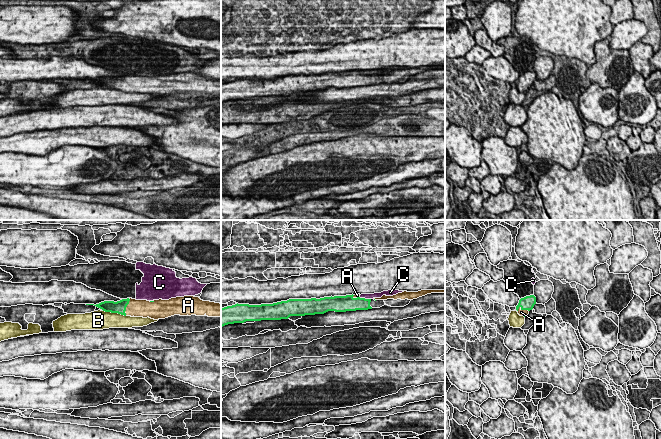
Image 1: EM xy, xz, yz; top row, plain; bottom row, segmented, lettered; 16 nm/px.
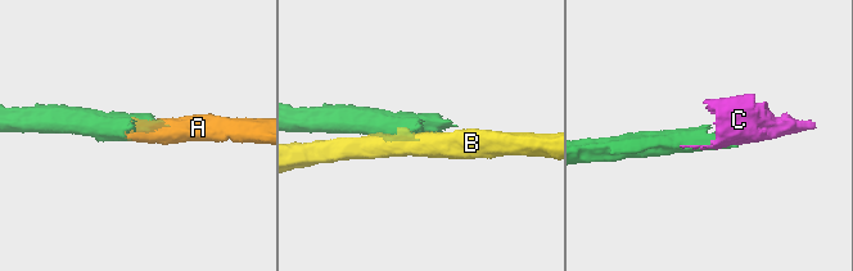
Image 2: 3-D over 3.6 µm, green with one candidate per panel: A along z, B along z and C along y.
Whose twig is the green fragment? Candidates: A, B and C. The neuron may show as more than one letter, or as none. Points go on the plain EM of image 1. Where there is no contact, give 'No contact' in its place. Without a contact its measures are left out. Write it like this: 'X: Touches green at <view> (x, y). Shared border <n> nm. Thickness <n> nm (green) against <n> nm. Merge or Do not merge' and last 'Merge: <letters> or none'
A: Touches green at xy (126, 82). Shared border 300 nm. Thickness 200 nm (green) against 280 nm. Merge
B: Touches green at xy (114, 88). Shared border 380 nm. Thickness 200 nm (green) against 300 nm. Do not merge
C: Touches green at xz (364, 74). Shared border 190 nm. Thickness 220 nm (green) against 100 nm. Do not merge
Merge: A

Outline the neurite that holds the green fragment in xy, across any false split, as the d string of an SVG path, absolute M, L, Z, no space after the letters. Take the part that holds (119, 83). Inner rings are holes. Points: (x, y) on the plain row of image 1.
M184 72L169 76L136 76L132 74L120 77L104 77L94 81L105 88L124 92L165 95L174 91L221 93L221 80L203 77L199 73Z

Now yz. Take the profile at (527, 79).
M534 71L526 72L519 76L516 86L520 92L528 91L529 87L533 85L536 80L536 73Z

